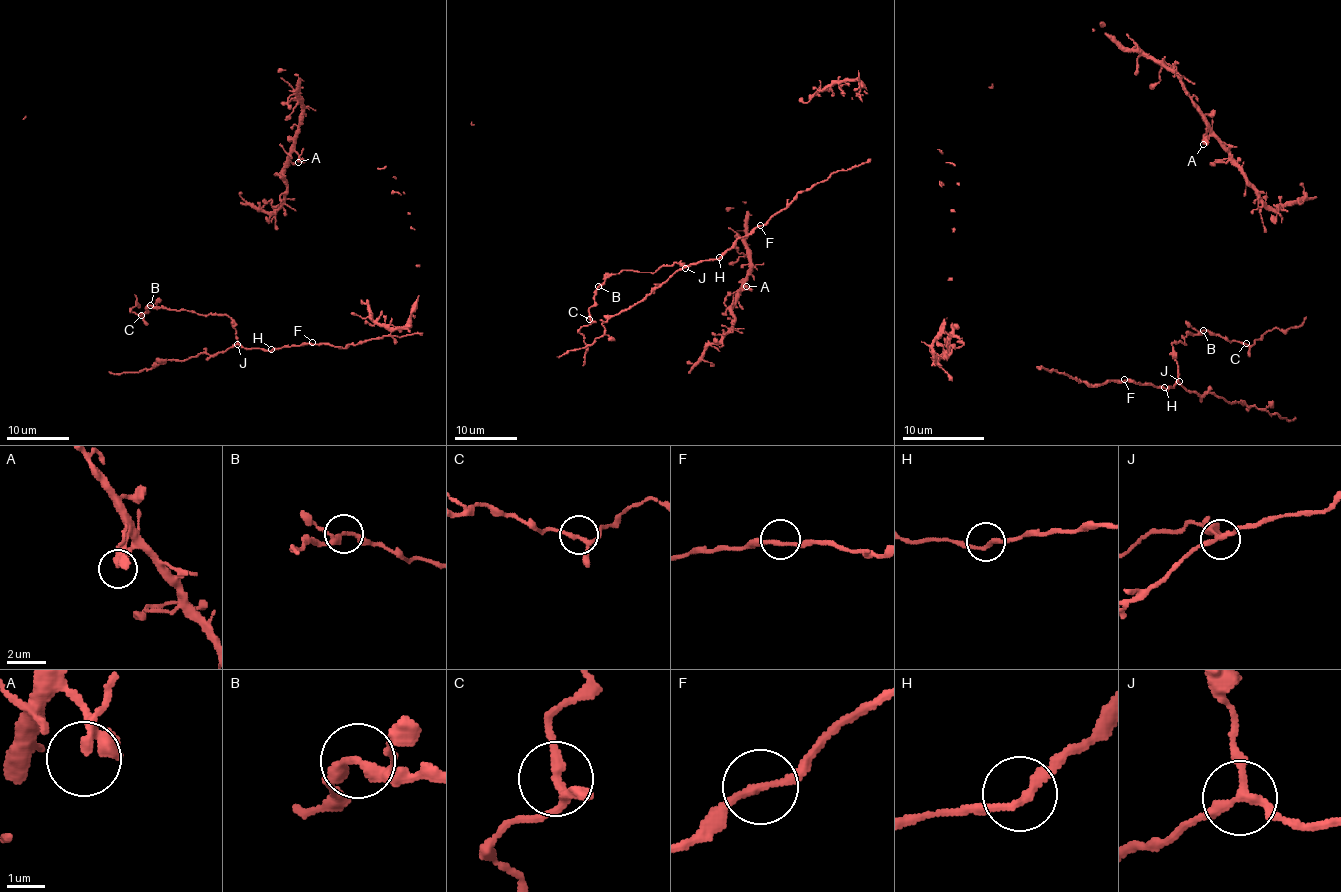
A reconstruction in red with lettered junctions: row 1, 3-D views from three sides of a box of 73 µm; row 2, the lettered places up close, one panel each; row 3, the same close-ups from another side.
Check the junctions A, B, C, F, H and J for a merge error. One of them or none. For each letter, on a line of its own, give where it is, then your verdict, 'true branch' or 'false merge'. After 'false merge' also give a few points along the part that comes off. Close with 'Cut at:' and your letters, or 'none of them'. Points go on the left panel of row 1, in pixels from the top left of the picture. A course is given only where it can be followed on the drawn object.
A: at (298, 162); true branch
B: at (150, 305); true branch
C: at (141, 315); true branch
F: at (312, 342); true branch
H: at (271, 349); true branch
J: at (237, 344); true branch
Cut at: none of them

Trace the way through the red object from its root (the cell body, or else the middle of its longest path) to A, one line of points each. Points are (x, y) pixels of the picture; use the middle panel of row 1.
A: (735, 301), (746, 286)

